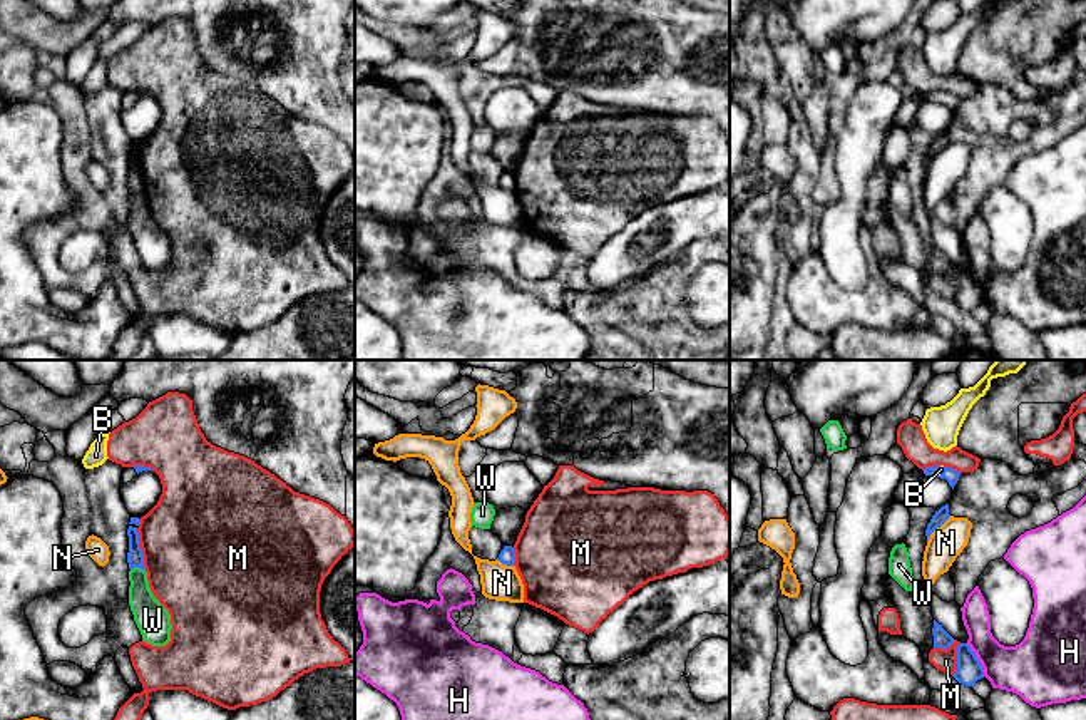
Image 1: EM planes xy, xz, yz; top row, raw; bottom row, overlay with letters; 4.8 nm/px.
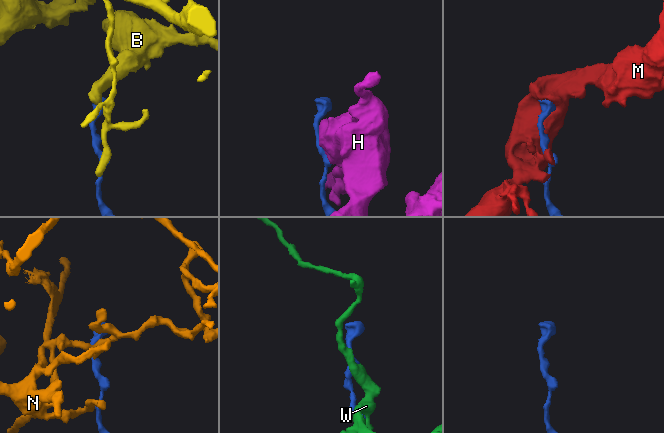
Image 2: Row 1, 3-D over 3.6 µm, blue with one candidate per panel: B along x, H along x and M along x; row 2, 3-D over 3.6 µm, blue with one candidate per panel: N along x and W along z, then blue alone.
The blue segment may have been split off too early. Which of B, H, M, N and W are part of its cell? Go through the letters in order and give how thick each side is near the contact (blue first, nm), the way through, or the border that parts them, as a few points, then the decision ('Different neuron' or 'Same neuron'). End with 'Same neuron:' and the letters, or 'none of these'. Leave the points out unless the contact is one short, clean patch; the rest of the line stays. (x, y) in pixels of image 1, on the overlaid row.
B: Thickness 70 nm (blue) against 20 nm. Path across: yz (951, 476), (937, 471), (941, 469). Same neuron
H: Thickness 120 nm (blue) against 260 nm. Different neuron
M: Thickness 80 nm (blue) against 500 nm. Different neuron
N: Thickness 70 nm (blue) against 170 nm. Boundary: yz (951, 516), (927, 541). Different neuron
W: Thickness 80 nm (blue) against 160 nm. Different neuron
Same neuron: B

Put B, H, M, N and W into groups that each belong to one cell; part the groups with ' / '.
B / H / M / N / W

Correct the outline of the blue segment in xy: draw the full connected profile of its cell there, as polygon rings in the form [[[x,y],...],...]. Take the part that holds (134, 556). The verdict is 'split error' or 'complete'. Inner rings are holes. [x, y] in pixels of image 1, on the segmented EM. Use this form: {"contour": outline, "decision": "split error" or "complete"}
{"contour": [[[129,526],[127,536],[129,536],[129,553],[127,553],[129,569],[141,568],[146,571],[137,527]]], "decision": "complete"}

